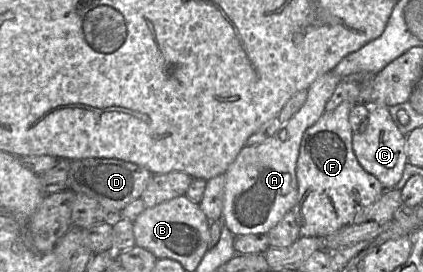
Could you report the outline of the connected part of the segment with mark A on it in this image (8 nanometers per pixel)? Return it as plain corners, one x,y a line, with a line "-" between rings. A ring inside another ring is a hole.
327,72
318,77
309,87
307,99
299,111
271,138
254,146
244,146
235,161
224,173
222,223
234,236
267,234
282,220
287,212
292,211
297,202
298,183
296,167
301,140
305,131
314,125
325,112
326,103
341,79
342,77
333,72

